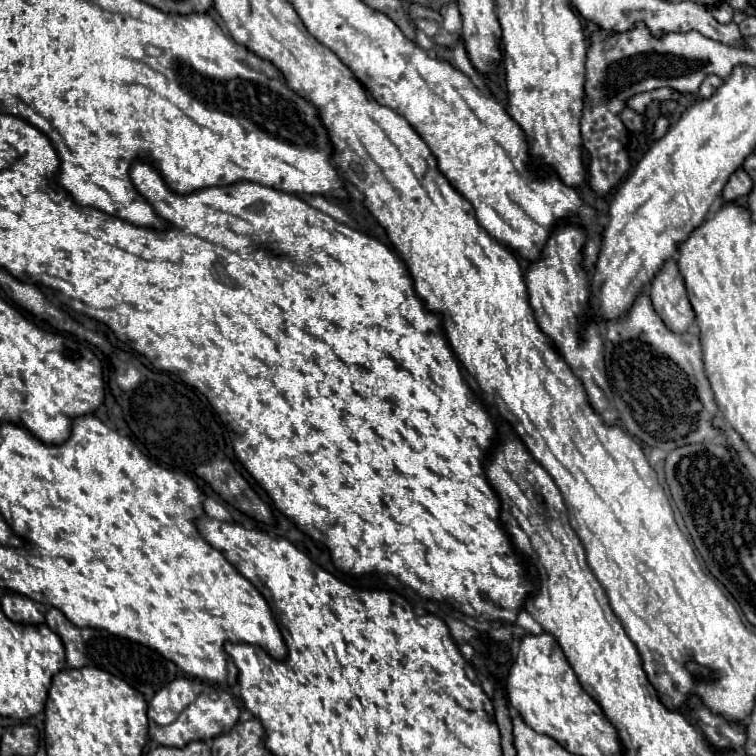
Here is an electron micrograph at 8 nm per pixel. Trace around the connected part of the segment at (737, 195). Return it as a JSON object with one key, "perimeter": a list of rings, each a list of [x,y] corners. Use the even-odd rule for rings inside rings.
{"perimeter":[[[737,169],[731,175],[729,183],[725,185],[725,189],[721,193],[721,199],[723,199],[723,203],[731,203],[731,201],[737,201],[737,199],[743,199],[751,191],[751,187],[753,187],[751,177],[743,169]]]}

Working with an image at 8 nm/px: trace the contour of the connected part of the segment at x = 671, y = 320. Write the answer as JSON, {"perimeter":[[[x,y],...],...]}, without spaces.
{"perimeter":[[[673,259],[665,261],[659,273],[655,275],[649,297],[651,297],[653,309],[671,331],[685,333],[689,325],[695,321],[693,307],[687,299],[685,281]]]}

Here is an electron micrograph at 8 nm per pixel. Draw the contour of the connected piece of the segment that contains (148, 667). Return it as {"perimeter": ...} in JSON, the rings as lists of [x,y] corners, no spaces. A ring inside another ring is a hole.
{"perimeter":[[[51,607],[45,613],[45,623],[61,637],[63,645],[65,645],[65,653],[67,653],[67,663],[71,667],[97,667],[103,671],[109,671],[111,675],[127,681],[131,687],[135,687],[139,693],[145,695],[145,699],[149,701],[161,687],[169,685],[175,675],[177,675],[177,665],[173,661],[167,661],[165,657],[161,657],[157,651],[133,643],[129,639],[111,635],[109,631],[103,629],[91,629],[91,627],[77,627],[73,625],[59,609]]]}

